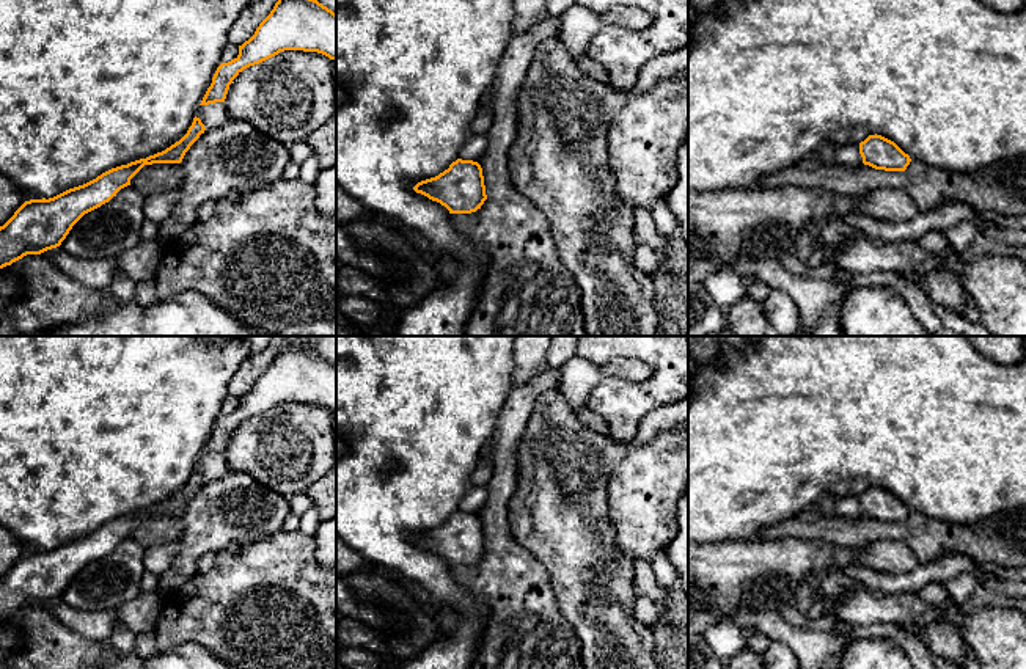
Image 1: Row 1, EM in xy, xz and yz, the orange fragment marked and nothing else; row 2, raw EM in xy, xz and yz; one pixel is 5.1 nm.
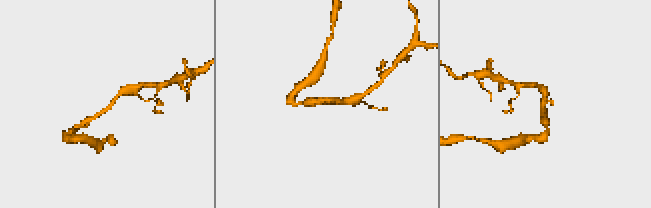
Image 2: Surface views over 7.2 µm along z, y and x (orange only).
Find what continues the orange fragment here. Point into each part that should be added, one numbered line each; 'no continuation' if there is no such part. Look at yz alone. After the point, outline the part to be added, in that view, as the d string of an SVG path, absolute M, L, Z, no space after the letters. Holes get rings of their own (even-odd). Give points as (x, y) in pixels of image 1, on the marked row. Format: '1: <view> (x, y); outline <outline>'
no continuation

